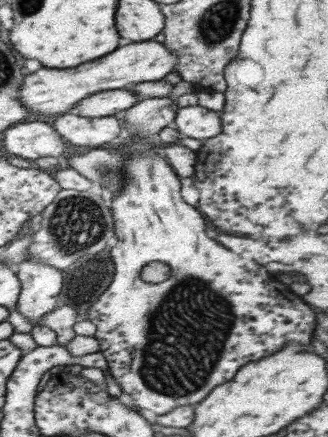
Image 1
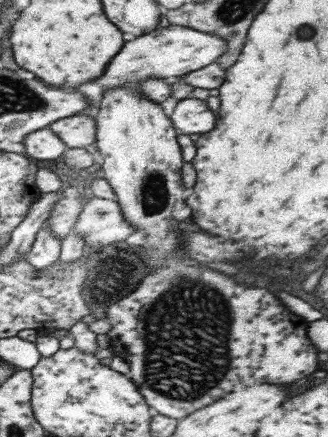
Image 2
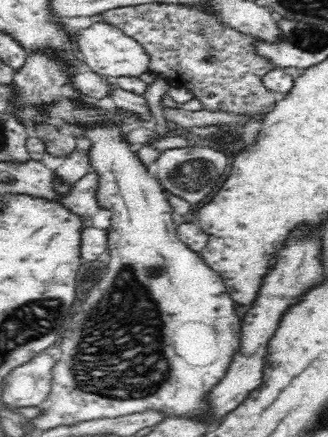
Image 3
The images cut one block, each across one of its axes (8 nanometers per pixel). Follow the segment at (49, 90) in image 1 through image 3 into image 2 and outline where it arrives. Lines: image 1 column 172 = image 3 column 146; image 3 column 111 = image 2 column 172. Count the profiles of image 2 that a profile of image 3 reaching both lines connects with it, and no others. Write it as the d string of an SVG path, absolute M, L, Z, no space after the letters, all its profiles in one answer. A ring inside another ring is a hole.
M169 24L167 28L155 28L149 34L137 36L131 42L125 42L123 48L113 56L111 64L107 64L105 72L99 76L99 84L103 90L117 88L119 84L145 84L149 78L165 78L173 80L177 76L185 76L197 72L209 64L215 64L221 56L225 56L227 40L213 32L199 32L193 28Z

